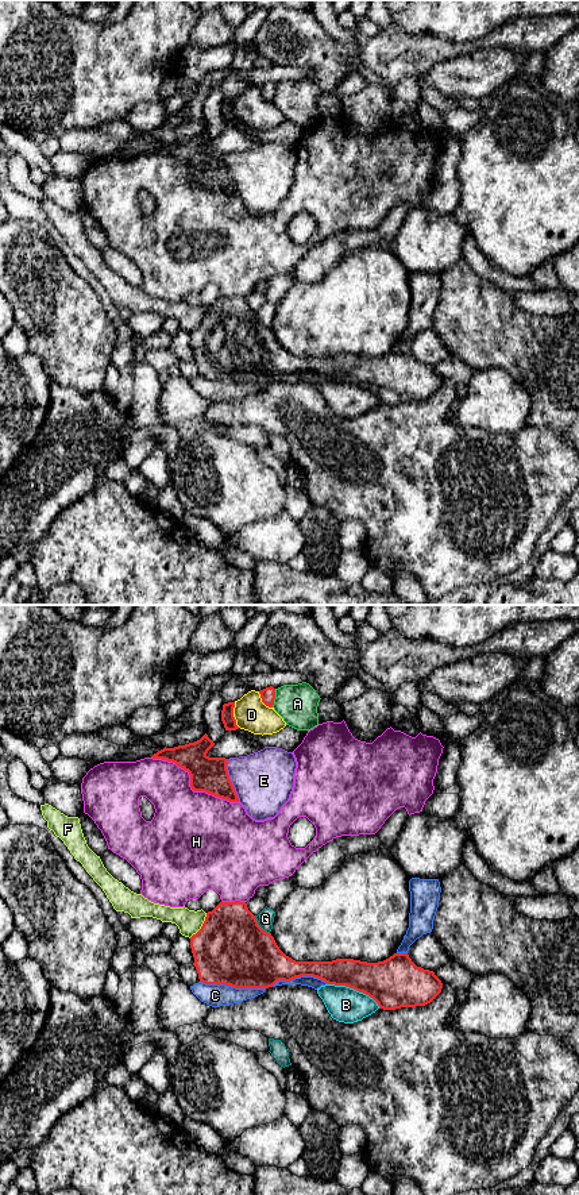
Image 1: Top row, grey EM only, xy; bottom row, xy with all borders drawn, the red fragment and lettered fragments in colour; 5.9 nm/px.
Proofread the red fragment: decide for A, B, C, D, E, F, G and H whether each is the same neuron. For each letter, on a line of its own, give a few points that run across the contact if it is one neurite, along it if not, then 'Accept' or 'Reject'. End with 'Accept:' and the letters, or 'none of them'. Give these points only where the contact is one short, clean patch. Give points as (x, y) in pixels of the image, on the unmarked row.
A: Line: xy (276, 84), (271, 101). Reject
B: Reject
C: Reject
D: Reject
E: Reject
F: Reject
G: Reject
H: Reject
Accept: none of them

